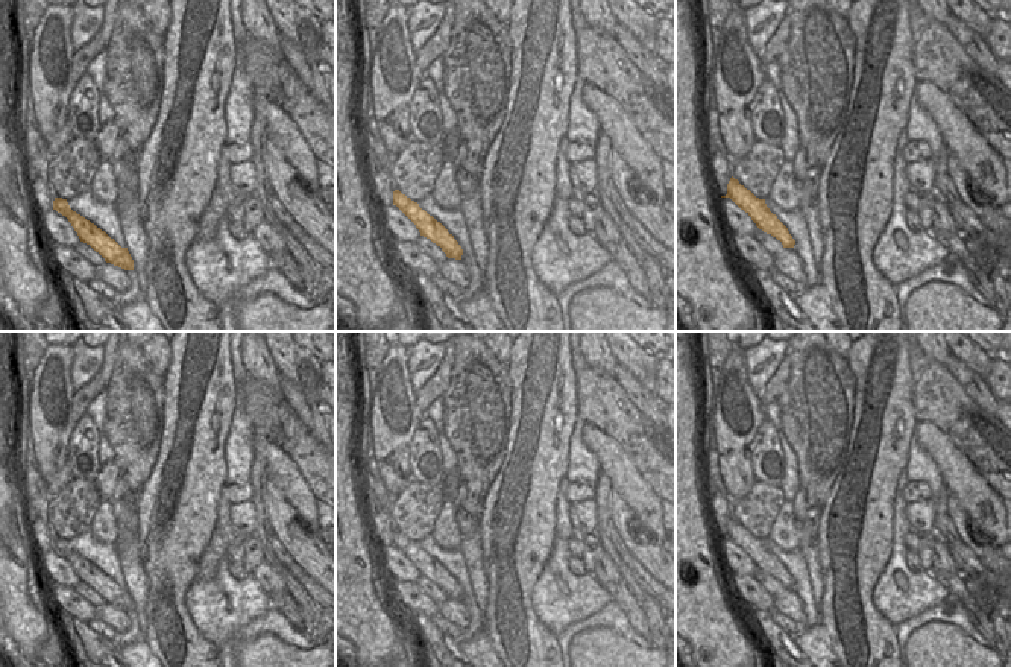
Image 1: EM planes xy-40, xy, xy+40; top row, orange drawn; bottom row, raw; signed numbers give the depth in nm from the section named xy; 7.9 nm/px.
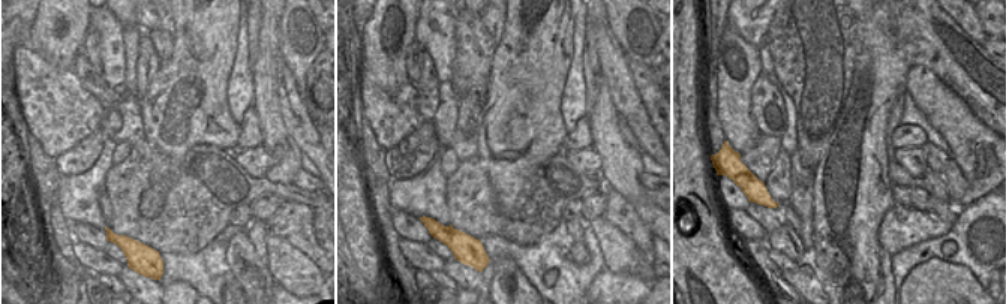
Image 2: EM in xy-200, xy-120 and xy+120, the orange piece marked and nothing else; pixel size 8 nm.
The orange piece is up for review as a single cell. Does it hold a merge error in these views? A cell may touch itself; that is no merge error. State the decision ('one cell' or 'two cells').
one cell

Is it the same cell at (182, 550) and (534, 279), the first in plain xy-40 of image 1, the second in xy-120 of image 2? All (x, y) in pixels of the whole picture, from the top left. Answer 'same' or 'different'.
different

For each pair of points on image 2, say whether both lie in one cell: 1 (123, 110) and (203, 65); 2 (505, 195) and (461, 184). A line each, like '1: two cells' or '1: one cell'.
1: two cells
2: two cells

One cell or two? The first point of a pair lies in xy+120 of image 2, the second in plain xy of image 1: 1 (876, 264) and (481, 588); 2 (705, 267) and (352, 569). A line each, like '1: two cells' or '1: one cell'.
1: two cells
2: one cell

